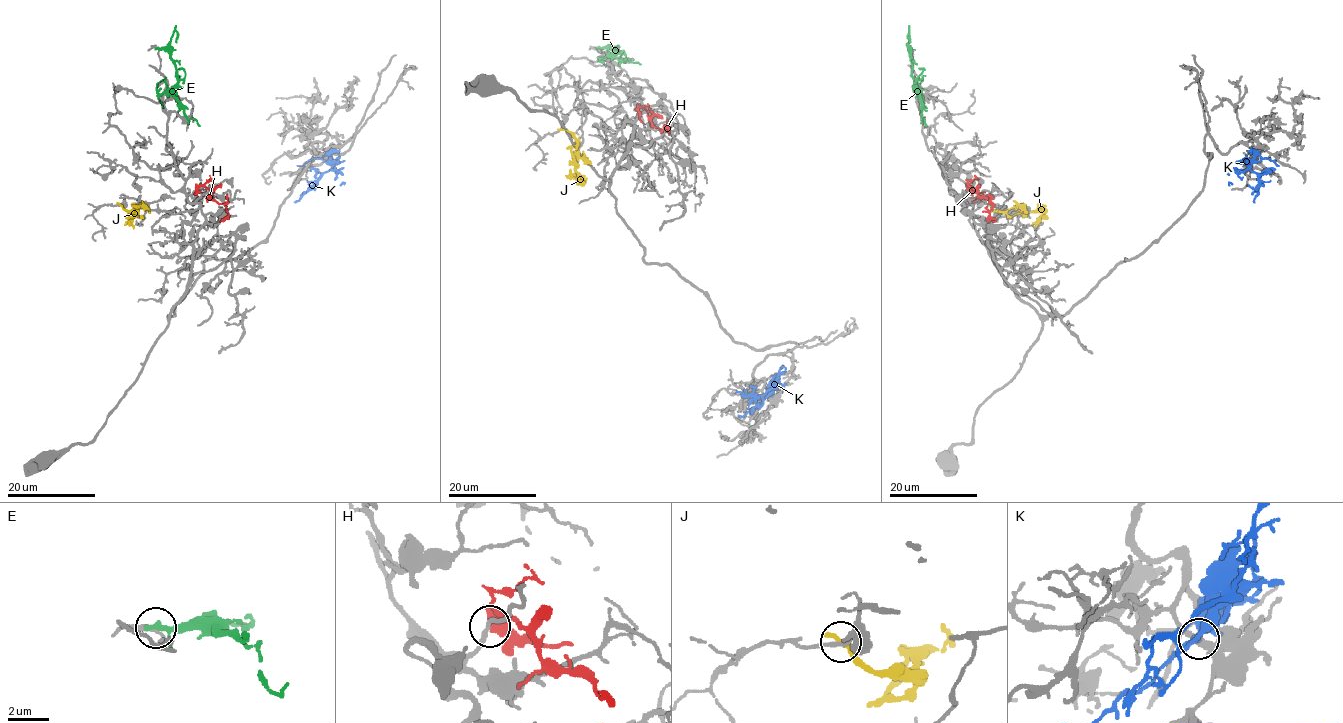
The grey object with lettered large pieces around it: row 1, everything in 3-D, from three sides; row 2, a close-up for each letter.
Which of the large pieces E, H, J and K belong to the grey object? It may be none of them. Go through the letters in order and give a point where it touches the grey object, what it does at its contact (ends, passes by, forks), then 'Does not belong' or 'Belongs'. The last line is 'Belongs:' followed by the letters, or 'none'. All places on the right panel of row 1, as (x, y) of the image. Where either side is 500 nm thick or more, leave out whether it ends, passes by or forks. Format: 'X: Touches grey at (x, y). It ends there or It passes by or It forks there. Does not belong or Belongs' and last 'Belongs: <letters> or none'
E: Touches grey at (910, 48). It passes by. Does not belong
H: Touches grey at (967, 188). Does not belong
J: Touches grey at (991, 204). It ends there. Does not belong
K: Touches grey at (1259, 152). It passes by. Belongs
Belongs: K

